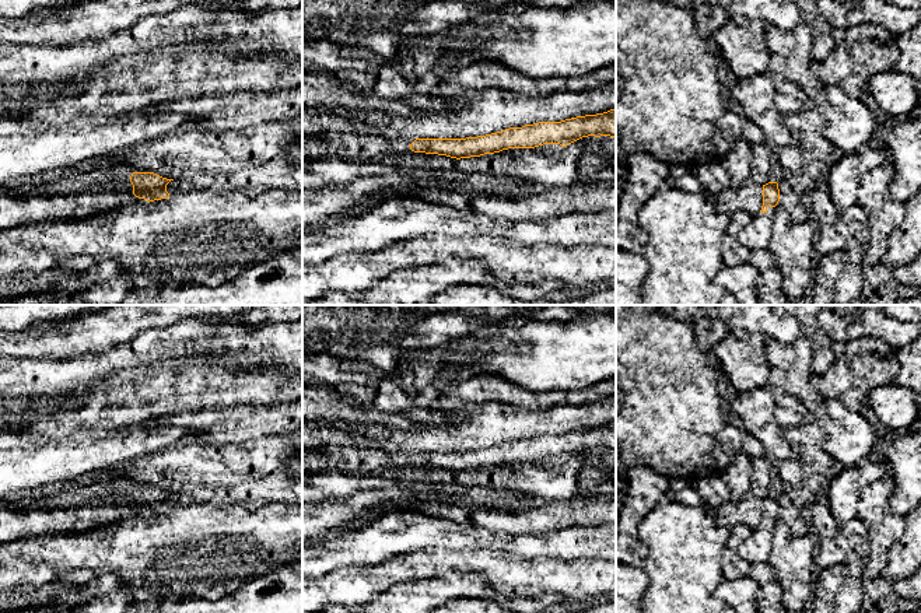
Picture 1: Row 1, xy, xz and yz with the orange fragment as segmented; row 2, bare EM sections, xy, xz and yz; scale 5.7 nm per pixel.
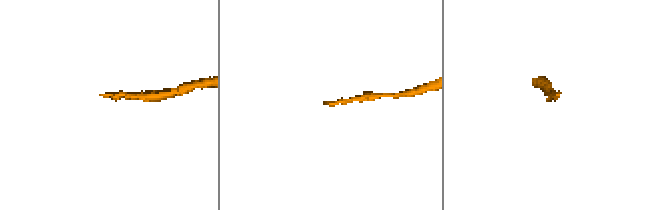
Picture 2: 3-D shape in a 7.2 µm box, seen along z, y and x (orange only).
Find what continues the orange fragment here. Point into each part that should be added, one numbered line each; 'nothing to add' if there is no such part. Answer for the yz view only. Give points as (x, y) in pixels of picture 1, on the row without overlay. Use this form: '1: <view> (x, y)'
1: yz (756, 549)

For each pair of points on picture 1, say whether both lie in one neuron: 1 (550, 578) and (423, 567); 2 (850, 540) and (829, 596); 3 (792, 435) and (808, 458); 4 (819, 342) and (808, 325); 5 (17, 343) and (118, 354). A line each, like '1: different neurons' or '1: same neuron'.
1: same neuron
2: different neurons
3: same neuron
4: same neuron
5: different neurons

